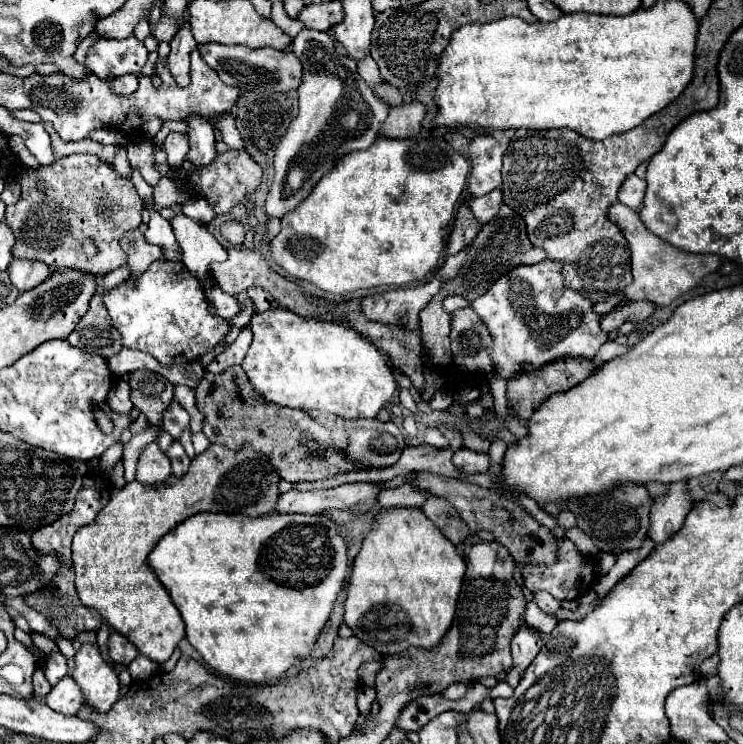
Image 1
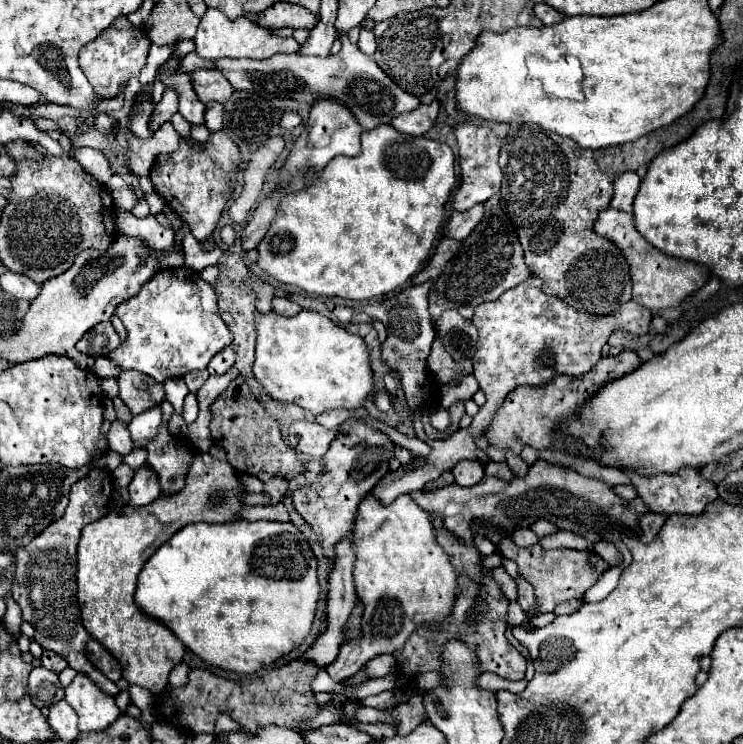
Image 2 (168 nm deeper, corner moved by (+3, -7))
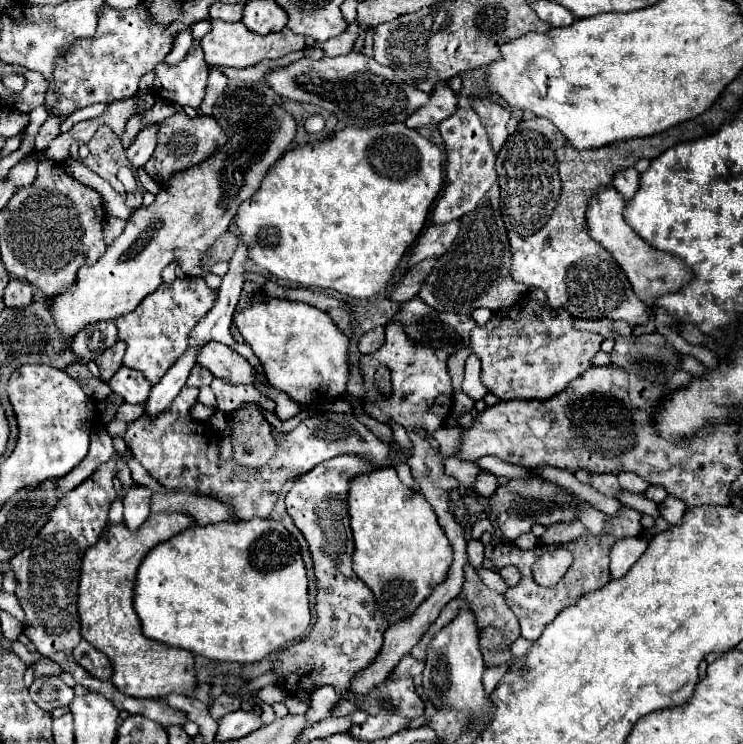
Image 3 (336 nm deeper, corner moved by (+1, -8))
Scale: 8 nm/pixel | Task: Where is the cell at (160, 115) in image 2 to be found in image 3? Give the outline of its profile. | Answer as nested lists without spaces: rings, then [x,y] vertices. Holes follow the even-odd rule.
[[[157,122],[147,124],[139,130],[135,140],[127,146],[127,158],[133,164],[133,168],[141,168],[151,158],[155,146],[157,146],[157,132],[159,132]]]

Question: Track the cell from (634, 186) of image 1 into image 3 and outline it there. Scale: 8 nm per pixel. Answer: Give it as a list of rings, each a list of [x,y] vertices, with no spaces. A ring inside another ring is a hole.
[[[627,168],[627,170],[621,170],[615,180],[613,180],[613,186],[615,190],[623,196],[623,200],[631,200],[635,196],[635,192],[639,190],[639,174],[635,168]]]

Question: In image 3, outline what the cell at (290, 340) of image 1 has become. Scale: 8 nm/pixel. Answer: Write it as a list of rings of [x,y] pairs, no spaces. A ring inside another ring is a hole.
[[[265,292],[253,296],[251,308],[235,314],[243,340],[261,360],[271,388],[281,390],[299,406],[319,406],[347,396],[349,382],[349,338],[319,308],[269,298]]]

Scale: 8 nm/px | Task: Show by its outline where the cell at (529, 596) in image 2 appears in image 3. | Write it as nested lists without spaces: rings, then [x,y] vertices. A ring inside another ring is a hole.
[[[505,566],[505,568],[499,568],[497,572],[499,572],[501,578],[507,582],[509,588],[513,588],[515,584],[519,584],[519,580],[521,580],[521,572],[519,572],[515,566]]]

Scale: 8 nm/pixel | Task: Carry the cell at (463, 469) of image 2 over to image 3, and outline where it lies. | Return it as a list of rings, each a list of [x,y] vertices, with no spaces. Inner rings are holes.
[[[481,470],[481,472],[477,474],[477,478],[475,478],[475,490],[477,490],[481,496],[491,496],[497,486],[499,486],[499,484],[497,484],[497,478],[495,478],[491,472]]]

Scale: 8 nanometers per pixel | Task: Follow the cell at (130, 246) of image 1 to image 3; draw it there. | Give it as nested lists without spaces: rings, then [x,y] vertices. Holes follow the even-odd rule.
[[[121,340],[115,342],[113,348],[105,350],[99,358],[97,358],[97,366],[101,370],[101,378],[103,376],[113,376],[113,372],[121,366],[121,360],[123,360],[123,352],[125,352],[125,344]]]

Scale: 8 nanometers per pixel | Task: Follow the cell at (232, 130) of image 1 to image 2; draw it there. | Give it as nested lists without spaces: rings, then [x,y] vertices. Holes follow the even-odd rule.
[[[211,103],[211,107],[205,109],[205,127],[211,131],[223,127],[223,107],[219,103]]]

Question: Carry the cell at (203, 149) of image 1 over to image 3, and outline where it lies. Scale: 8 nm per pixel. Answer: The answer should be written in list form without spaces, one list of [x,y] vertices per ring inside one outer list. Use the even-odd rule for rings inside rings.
[[[193,42],[191,50],[177,66],[157,64],[153,72],[155,72],[153,94],[157,92],[161,98],[171,100],[181,108],[199,110],[209,76],[209,66],[203,60],[199,42]]]

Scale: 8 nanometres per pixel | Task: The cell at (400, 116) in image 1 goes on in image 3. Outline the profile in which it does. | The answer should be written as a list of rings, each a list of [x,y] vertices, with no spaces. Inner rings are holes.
[[[447,82],[437,84],[437,88],[431,92],[429,104],[425,104],[421,110],[415,110],[407,120],[407,128],[421,128],[429,124],[441,124],[445,118],[449,118],[457,110],[457,94],[447,86]]]

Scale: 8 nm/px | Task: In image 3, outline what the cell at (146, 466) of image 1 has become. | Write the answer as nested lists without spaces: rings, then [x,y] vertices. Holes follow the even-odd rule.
[[[135,486],[123,496],[125,506],[125,524],[127,528],[139,528],[151,514],[151,490],[145,486]]]

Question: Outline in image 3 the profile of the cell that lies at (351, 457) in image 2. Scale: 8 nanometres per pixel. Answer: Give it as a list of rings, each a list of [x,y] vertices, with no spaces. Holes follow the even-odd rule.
[[[341,454],[337,458],[325,460],[317,468],[299,476],[293,488],[285,496],[287,512],[293,518],[295,526],[303,532],[315,566],[317,580],[317,622],[313,630],[297,644],[285,648],[277,662],[275,670],[283,672],[285,676],[279,680],[289,696],[297,696],[301,700],[309,700],[311,692],[319,686],[333,684],[337,694],[355,702],[363,712],[375,716],[381,712],[379,702],[391,702],[393,708],[405,718],[419,718],[423,714],[423,700],[417,696],[413,680],[385,680],[379,688],[375,688],[367,698],[355,700],[345,696],[351,678],[355,672],[367,668],[375,654],[383,644],[385,620],[381,620],[381,612],[375,612],[375,598],[373,592],[357,578],[351,568],[353,556],[353,534],[349,526],[349,512],[347,512],[347,494],[353,478],[357,474],[373,472],[375,466],[355,454]],[[323,566],[323,568],[321,568]],[[341,580],[345,586],[341,586]]]

